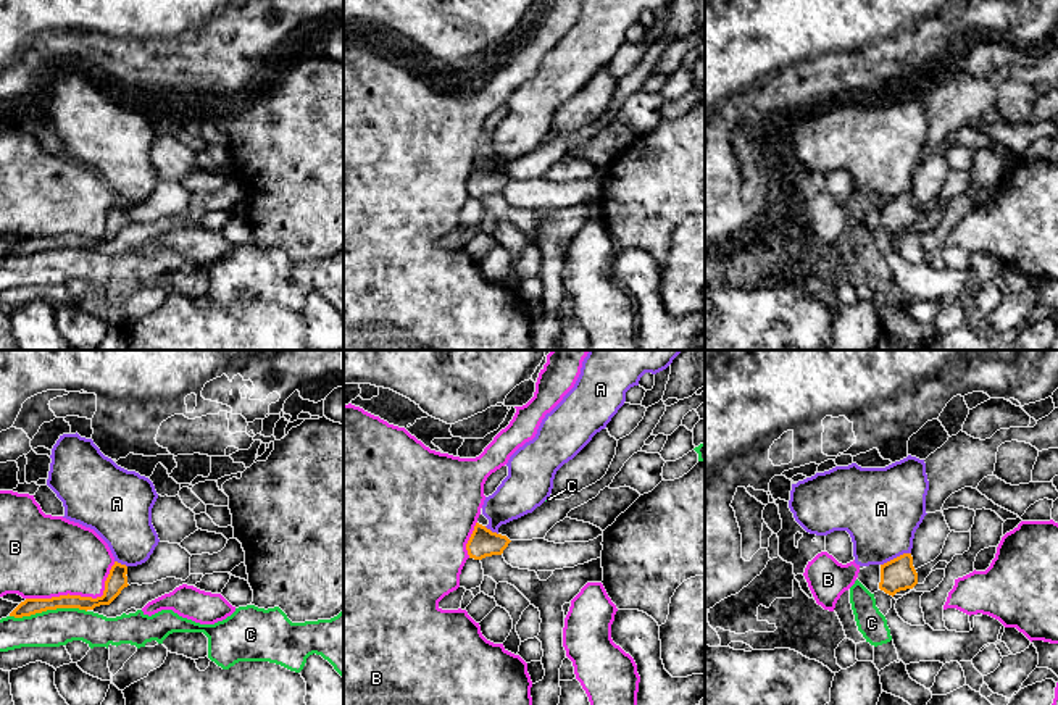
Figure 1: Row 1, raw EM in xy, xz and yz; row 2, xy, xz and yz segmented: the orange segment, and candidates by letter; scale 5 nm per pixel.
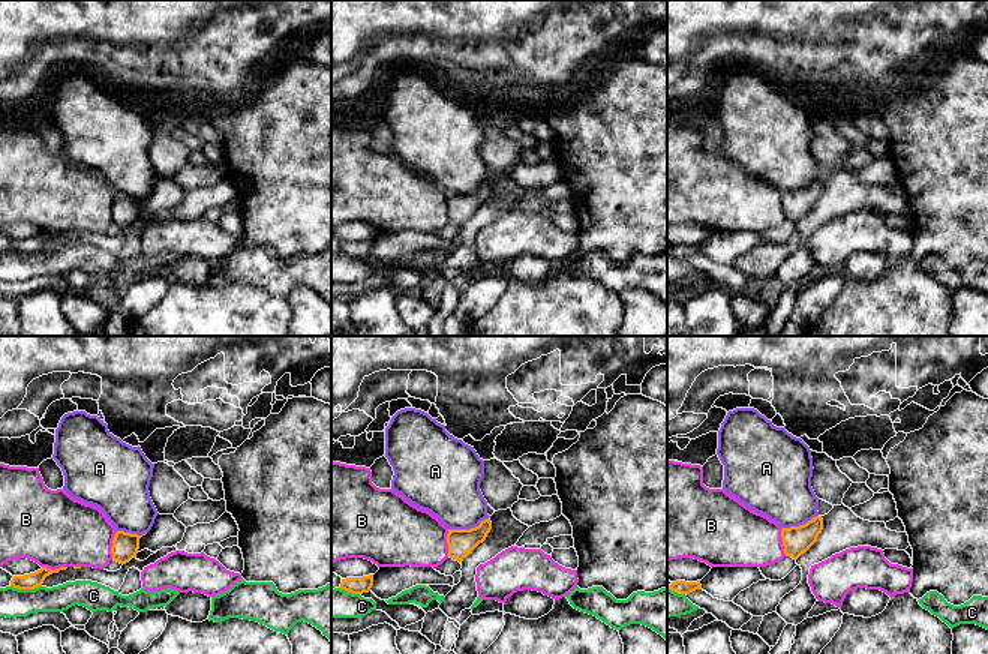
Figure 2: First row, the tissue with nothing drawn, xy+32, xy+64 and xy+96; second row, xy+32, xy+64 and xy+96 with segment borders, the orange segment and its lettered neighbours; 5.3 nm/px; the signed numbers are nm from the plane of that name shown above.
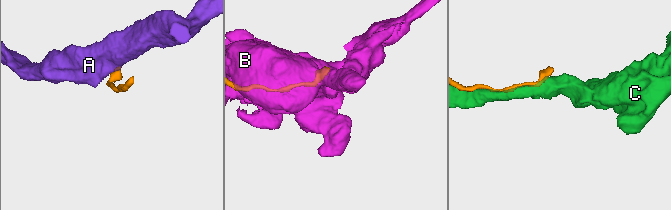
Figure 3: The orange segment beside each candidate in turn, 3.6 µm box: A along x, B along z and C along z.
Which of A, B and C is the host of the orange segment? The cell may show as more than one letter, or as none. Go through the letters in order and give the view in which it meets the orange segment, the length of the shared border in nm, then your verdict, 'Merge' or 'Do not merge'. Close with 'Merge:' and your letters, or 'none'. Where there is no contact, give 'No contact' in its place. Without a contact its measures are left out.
A: Touches orange in yz. Shared border 170 nm. Merge
B: Touches orange in xy. Shared border 480 nm. Do not merge
C: Touches orange in xy. Shared border 380 nm. Do not merge
Merge: A

